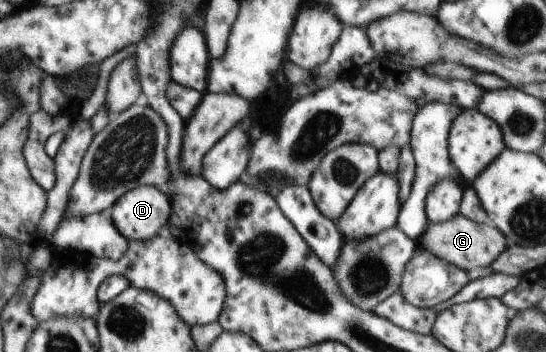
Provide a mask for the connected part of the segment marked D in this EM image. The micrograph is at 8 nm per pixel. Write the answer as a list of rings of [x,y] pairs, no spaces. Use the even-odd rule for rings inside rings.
[[[149,185],[136,186],[123,194],[110,211],[115,228],[132,241],[151,240],[165,233],[172,214],[170,197]]]

